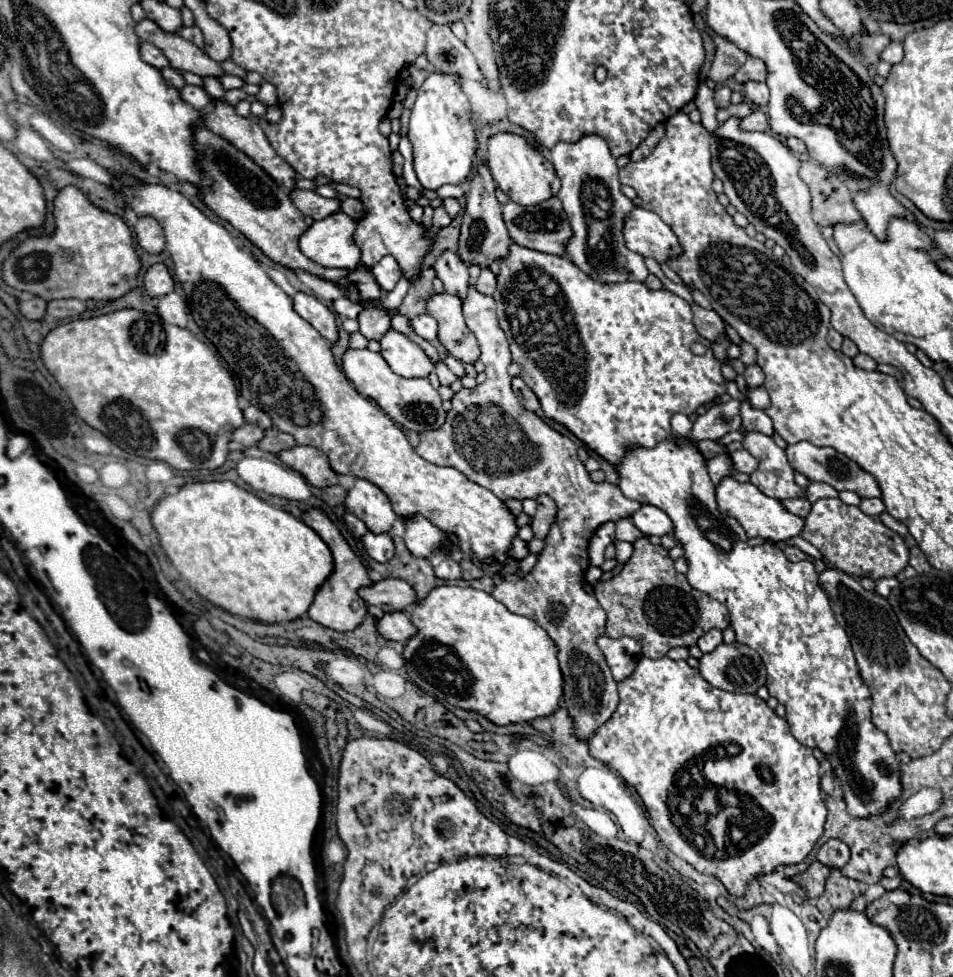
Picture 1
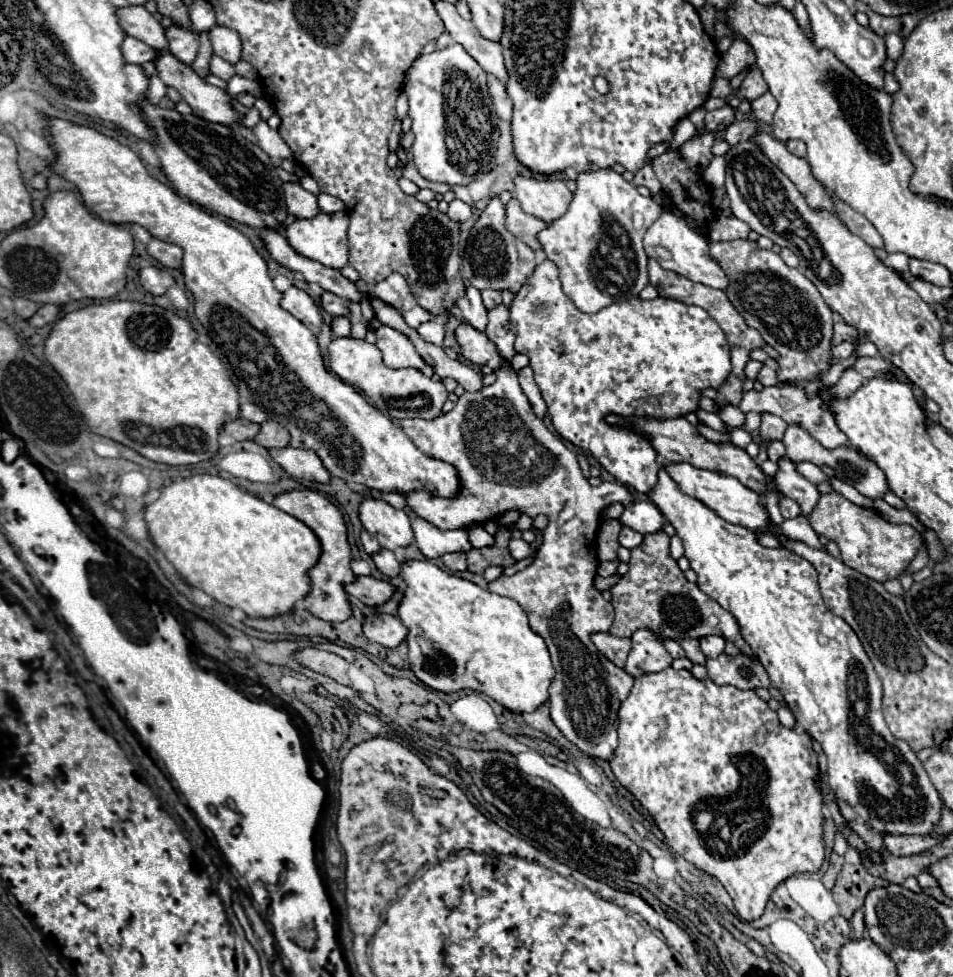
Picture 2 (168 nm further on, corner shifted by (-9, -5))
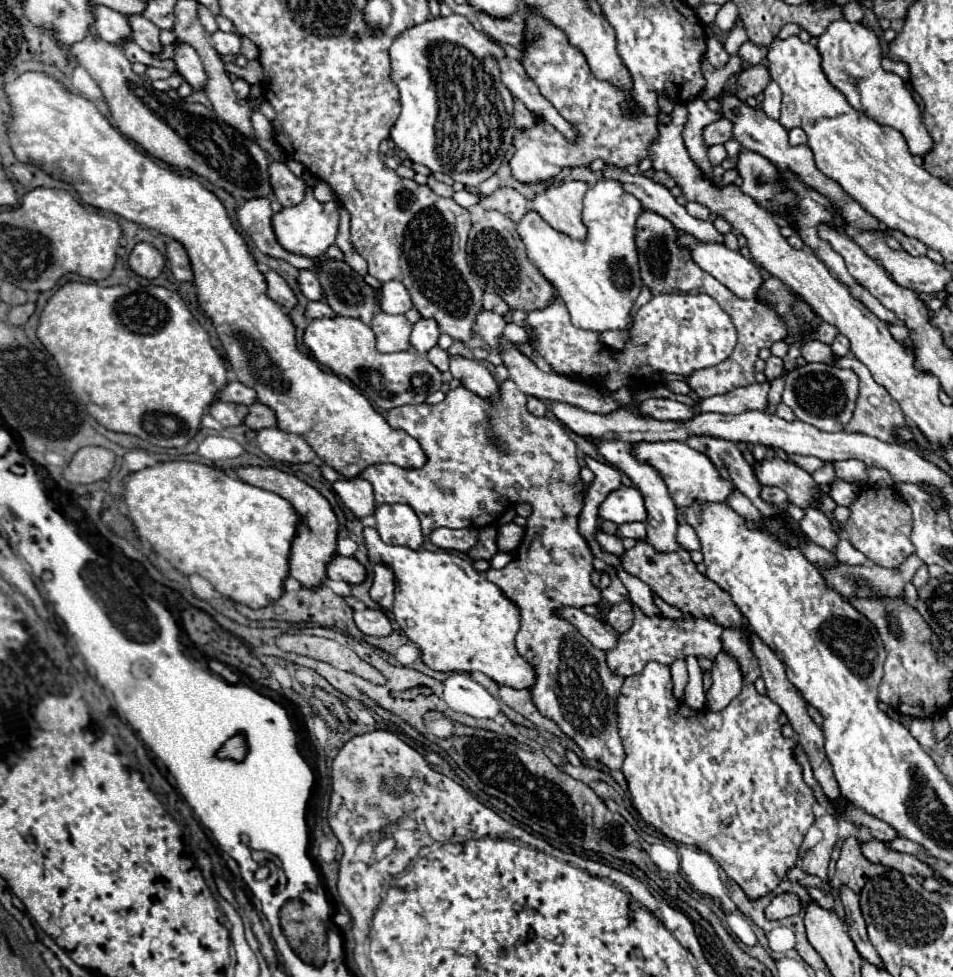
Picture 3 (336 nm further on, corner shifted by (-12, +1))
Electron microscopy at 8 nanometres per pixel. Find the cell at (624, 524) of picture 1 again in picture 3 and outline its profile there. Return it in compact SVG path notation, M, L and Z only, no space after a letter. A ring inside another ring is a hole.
M632 522L632 524L620 524L618 526L618 536L620 538L634 538L640 540L646 536L646 526L642 522Z

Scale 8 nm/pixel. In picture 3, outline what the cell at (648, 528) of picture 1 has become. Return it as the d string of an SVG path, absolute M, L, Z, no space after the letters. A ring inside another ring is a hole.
M622 486L612 492L600 506L600 518L616 524L626 522L646 522L648 512L644 510L644 498L640 490L632 486Z

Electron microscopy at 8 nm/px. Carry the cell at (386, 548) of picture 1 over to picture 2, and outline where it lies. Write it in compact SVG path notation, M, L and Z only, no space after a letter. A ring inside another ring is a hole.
M381 550L381 552L373 554L373 562L383 576L395 578L399 574L399 560L391 550Z

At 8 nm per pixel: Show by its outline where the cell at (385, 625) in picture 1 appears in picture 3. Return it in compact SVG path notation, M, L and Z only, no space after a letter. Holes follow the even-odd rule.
M366 608L354 612L354 622L368 636L390 636L394 632L390 618L380 608Z

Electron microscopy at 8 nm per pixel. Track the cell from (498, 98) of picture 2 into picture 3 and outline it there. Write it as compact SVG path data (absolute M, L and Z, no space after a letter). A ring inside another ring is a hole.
M514 98L512 118L514 118L516 128L528 128L528 126L532 126L532 114L530 114L530 110L518 98Z

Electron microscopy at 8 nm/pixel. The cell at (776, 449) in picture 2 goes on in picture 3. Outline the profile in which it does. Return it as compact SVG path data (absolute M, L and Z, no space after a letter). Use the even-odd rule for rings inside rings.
M824 464L822 468L818 468L812 478L818 482L818 484L830 484L834 478L836 478L836 470L834 470L834 464Z

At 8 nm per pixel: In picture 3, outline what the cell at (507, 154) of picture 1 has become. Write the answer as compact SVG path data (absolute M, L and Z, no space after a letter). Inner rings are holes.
M560 182L550 184L546 190L536 194L532 200L532 210L538 212L552 228L568 234L570 238L582 240L586 236L586 228L582 224L582 198L588 190L584 182Z

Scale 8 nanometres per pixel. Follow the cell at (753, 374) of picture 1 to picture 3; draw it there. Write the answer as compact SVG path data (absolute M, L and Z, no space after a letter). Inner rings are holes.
M770 356L766 360L764 374L766 374L766 378L778 378L782 374L782 368L784 368L784 362L780 358L776 358L776 356Z

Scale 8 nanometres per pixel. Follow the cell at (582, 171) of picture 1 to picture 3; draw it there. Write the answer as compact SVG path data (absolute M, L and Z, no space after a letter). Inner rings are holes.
M602 178L590 186L584 196L582 220L588 230L584 240L574 240L554 230L534 210L518 222L518 234L526 244L528 258L546 280L554 284L578 328L596 332L632 328L628 312L642 288L636 250L636 220L644 210L644 204L638 198L632 198L620 182Z

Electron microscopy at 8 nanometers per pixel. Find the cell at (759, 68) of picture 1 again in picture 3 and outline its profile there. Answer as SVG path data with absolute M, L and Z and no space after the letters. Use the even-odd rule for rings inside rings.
M756 64L752 68L746 68L744 72L738 74L738 92L736 96L740 100L746 100L748 96L758 96L760 92L764 92L764 88L770 82L770 72L764 64Z

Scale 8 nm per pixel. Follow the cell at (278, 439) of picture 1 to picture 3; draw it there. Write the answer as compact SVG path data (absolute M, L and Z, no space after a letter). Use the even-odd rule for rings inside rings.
M260 402L250 406L250 414L246 416L244 424L252 430L264 430L264 428L276 428L276 414L272 414L272 410Z

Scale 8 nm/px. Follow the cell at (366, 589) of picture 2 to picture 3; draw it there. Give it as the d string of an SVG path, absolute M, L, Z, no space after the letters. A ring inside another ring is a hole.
M338 554L328 564L328 578L344 580L348 584L362 584L366 580L366 568L356 558L344 558Z

